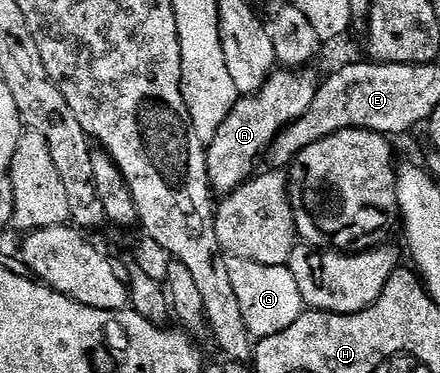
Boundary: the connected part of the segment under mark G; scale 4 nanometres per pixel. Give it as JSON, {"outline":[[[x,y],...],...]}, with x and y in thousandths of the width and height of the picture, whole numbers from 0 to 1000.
{"outline":[[[518,692],[516,718],[520,753],[530,753],[539,807],[548,815],[557,871],[582,912],[620,903],[620,893],[657,882],[657,871],[666,871],[666,861],[675,861],[675,850],[689,845],[693,815],[684,796],[684,775],[675,775],[675,753],[666,753],[659,713],[623,716],[593,710],[584,700]]]}

